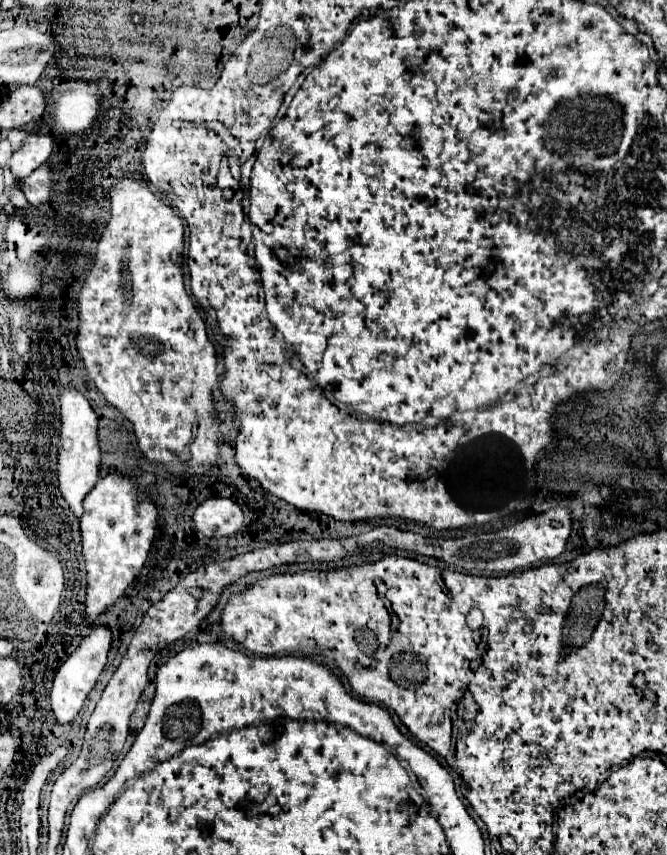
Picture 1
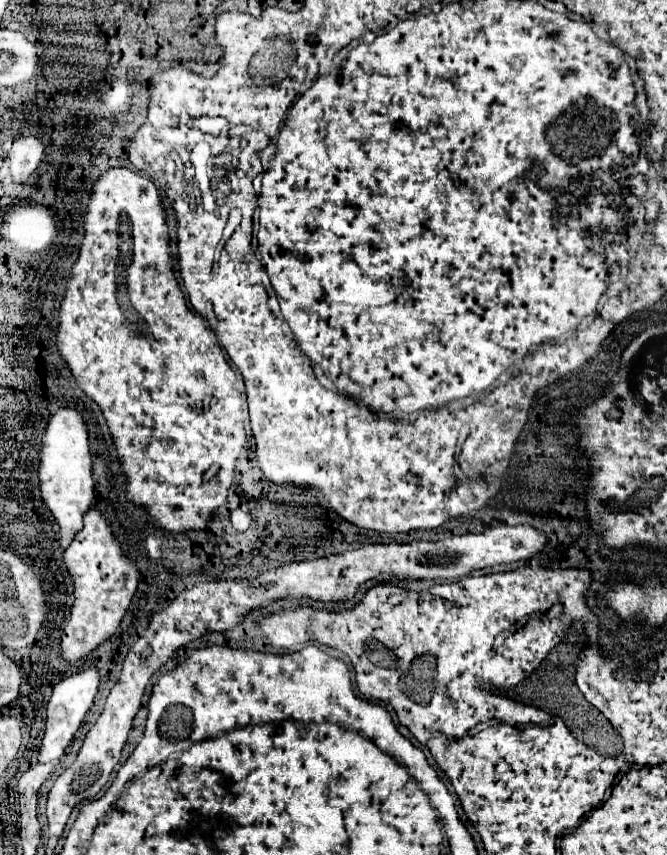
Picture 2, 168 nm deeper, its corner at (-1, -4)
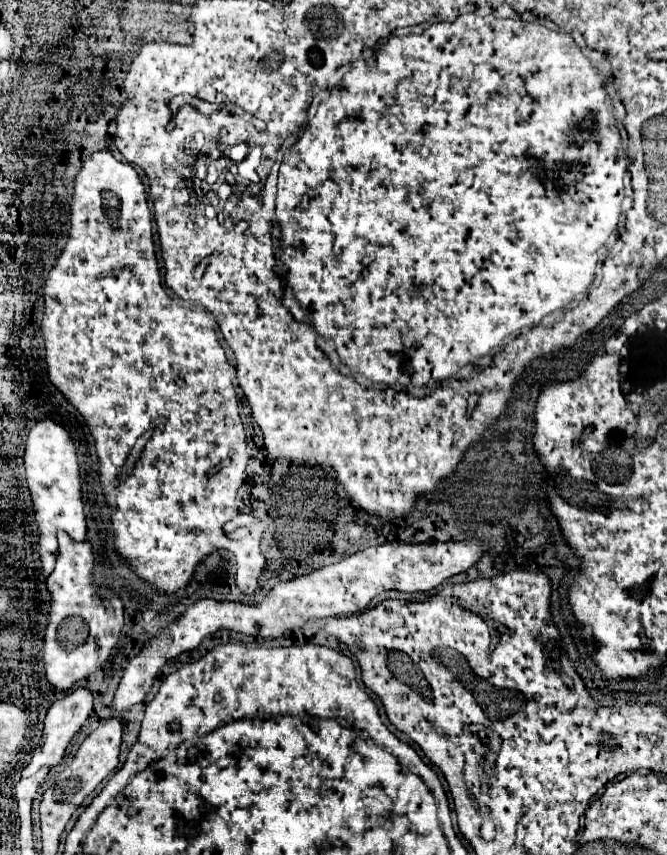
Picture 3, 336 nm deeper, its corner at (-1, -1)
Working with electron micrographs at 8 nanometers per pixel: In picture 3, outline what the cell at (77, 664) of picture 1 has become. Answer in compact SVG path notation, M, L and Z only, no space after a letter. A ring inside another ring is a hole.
M76 689L70 691L68 695L64 695L62 699L54 701L52 707L46 713L46 721L44 721L44 731L42 731L42 745L36 749L32 761L30 761L30 771L40 769L40 767L48 767L50 759L56 759L56 755L60 755L60 761L66 753L66 749L62 747L62 751L54 751L54 745L68 745L72 741L72 737L76 735L76 731L86 723L86 719L92 713L92 693L88 689Z

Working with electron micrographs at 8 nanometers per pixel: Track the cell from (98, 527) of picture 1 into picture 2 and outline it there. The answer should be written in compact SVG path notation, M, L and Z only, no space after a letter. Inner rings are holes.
M92 506L84 514L84 526L64 552L66 566L74 578L74 604L70 622L64 626L62 634L62 656L66 662L74 664L82 656L90 654L98 644L108 640L120 626L130 600L138 588L140 570L132 558L128 558L112 534L112 526L106 514Z

